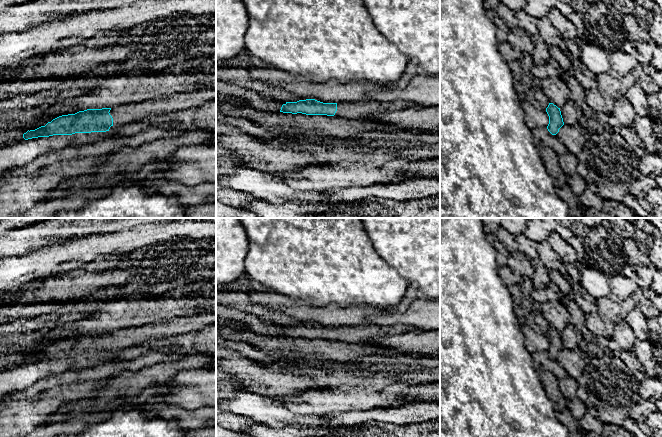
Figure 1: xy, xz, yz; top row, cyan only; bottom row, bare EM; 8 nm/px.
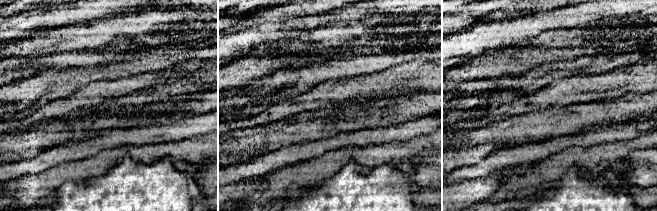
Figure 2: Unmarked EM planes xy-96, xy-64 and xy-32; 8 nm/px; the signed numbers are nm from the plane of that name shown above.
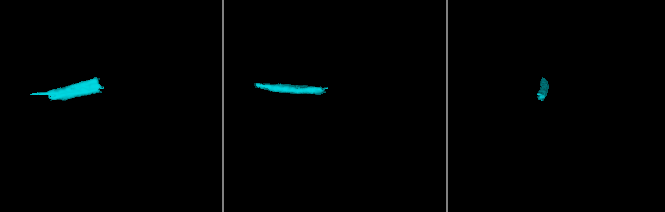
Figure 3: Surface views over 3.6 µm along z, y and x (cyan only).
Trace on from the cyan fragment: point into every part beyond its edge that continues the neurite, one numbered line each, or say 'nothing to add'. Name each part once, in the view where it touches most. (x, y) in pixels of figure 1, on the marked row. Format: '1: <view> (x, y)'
1: xy (124, 114)

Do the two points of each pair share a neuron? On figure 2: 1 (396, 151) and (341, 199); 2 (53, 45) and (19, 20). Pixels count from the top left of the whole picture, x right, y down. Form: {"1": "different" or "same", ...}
{"1": "different", "2": "different"}

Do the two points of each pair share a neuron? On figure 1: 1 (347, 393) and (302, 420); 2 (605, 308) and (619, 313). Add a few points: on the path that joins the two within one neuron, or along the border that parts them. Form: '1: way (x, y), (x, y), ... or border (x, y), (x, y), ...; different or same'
1: border (288, 409), (296, 413), (323, 416); different
2: way (608, 308), (616, 311); same

